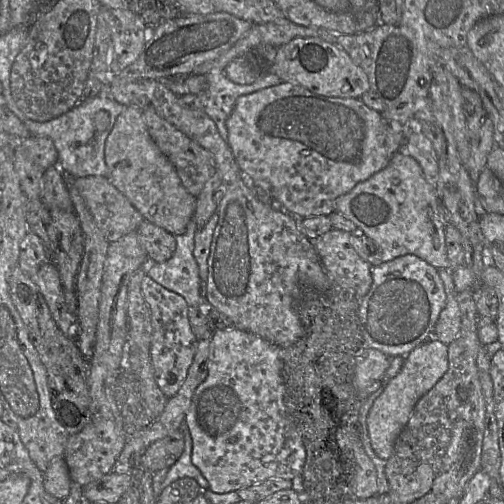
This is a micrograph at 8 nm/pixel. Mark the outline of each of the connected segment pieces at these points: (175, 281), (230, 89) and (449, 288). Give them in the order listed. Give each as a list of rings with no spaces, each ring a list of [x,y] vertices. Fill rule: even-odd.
[[[192,217],[185,233],[175,236],[176,248],[173,256],[168,261],[156,262],[147,275],[165,289],[180,295],[189,307],[204,307],[207,313],[208,305],[200,291],[199,267],[193,255],[194,236],[197,229]]]
[[[212,70],[206,75],[207,89],[198,95],[203,103],[203,111],[213,120],[221,137],[227,142],[226,121],[231,115],[237,99],[261,89],[272,87],[283,82],[270,71],[263,71],[260,78],[251,84],[237,84],[231,81],[224,70]]]
[[[439,269],[438,274],[444,284],[446,303],[433,329],[432,339],[448,345],[459,334],[461,315],[455,299],[457,292],[454,287],[451,269]]]

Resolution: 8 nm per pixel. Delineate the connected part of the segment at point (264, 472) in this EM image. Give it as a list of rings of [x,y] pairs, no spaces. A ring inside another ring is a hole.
[[[239,328],[217,330],[210,335],[208,374],[196,388],[185,423],[190,432],[193,448],[191,461],[215,493],[237,492],[268,479],[292,480],[300,476],[306,458],[301,435],[289,419],[284,404],[285,386],[281,375],[279,349],[261,337]]]

